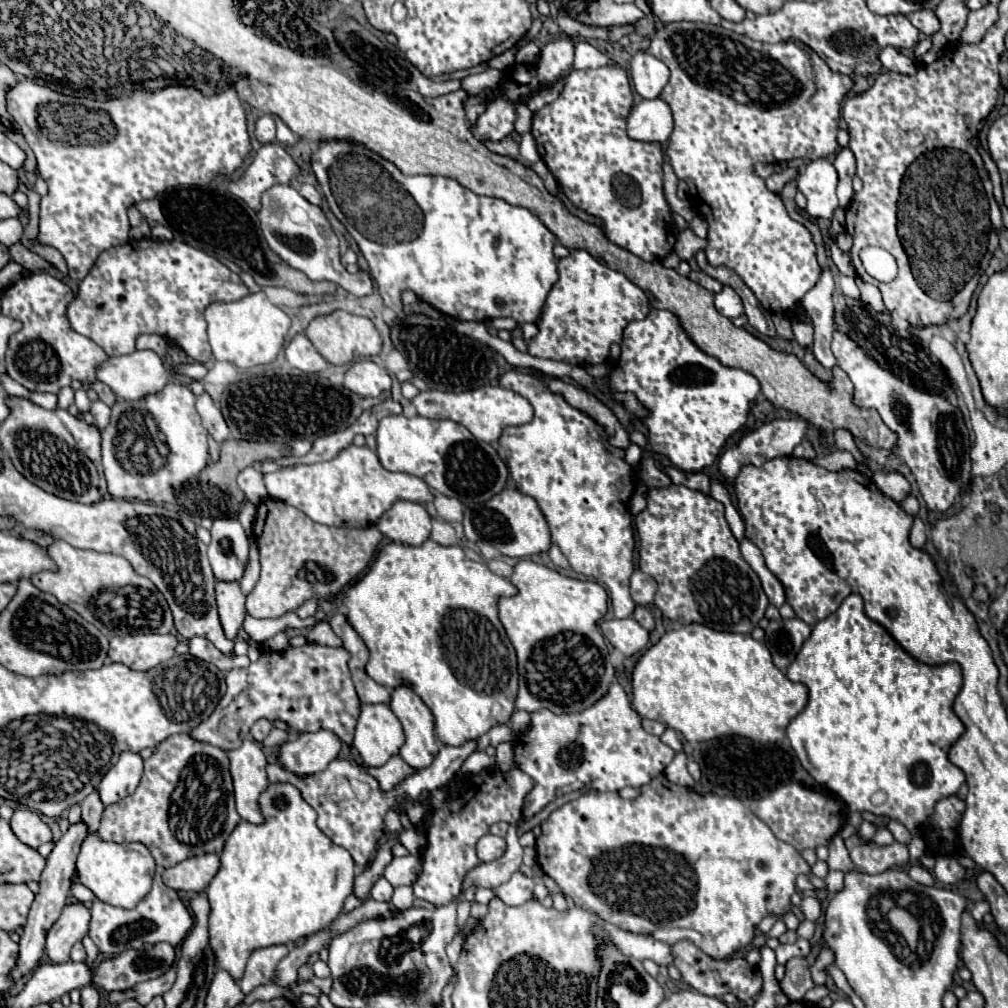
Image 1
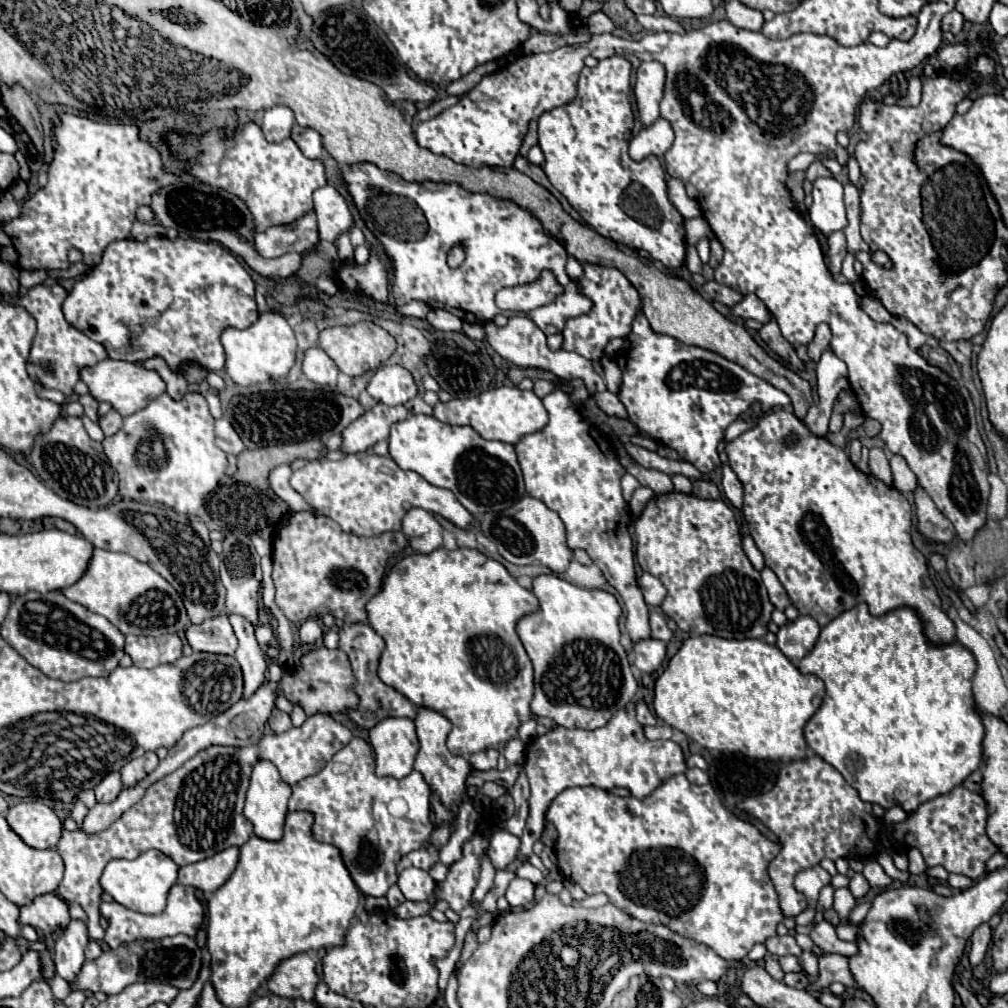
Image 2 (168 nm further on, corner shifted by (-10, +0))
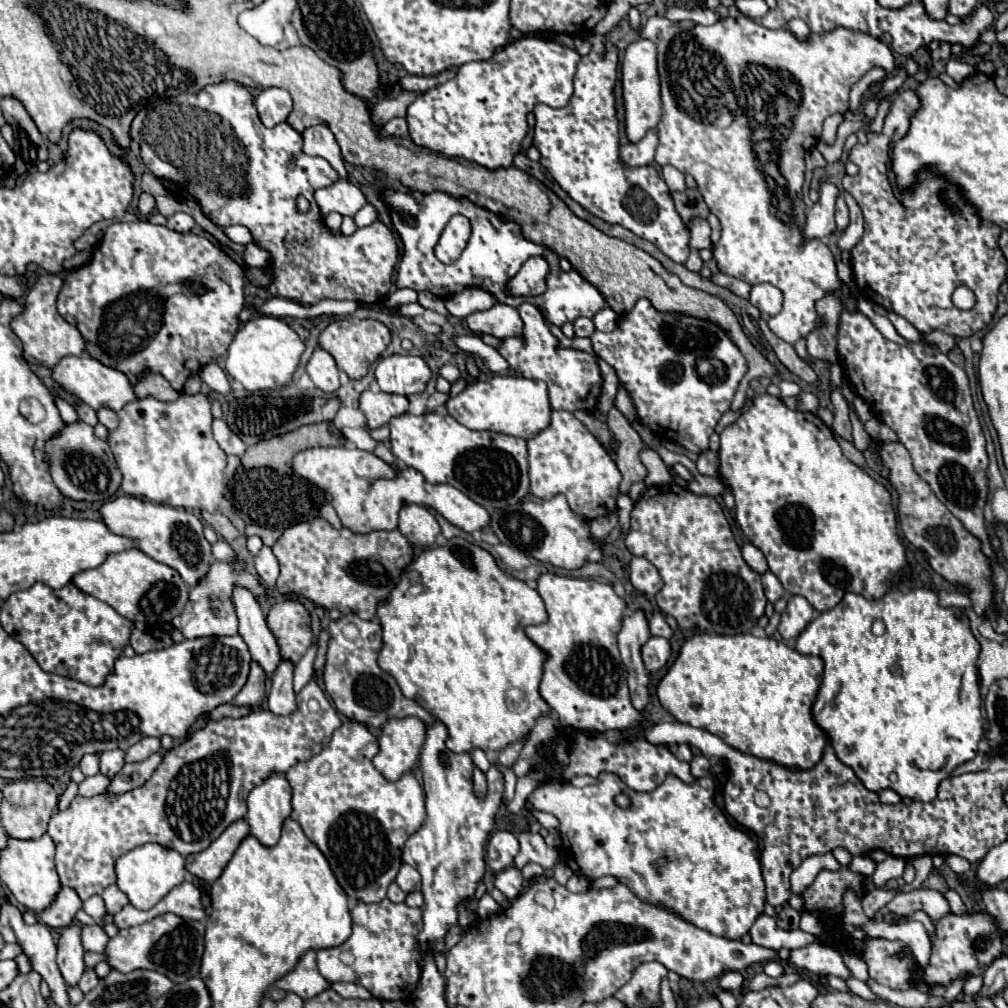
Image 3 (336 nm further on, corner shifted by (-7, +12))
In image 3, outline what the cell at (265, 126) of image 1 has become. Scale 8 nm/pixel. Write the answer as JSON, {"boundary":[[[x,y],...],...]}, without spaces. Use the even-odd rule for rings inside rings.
{"boundary":[[[264,89],[256,97],[256,107],[260,121],[266,127],[274,127],[288,119],[288,113],[292,111],[292,97],[284,89]]]}

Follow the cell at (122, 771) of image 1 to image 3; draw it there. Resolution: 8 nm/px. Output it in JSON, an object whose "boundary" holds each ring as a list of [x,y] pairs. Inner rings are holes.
{"boundary":[[[144,737],[144,739],[140,739],[136,745],[132,745],[132,747],[126,751],[126,761],[128,761],[128,763],[144,761],[144,759],[148,759],[152,753],[158,753],[158,751],[162,751],[160,739],[158,739],[158,737]]]}

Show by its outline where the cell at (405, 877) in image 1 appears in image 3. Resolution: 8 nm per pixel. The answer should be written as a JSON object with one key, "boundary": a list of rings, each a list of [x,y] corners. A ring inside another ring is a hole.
{"boundary":[[[404,863],[404,865],[400,867],[400,871],[398,871],[396,883],[398,883],[398,887],[400,887],[404,893],[420,891],[420,873],[418,873],[414,867],[408,867],[408,865]]]}

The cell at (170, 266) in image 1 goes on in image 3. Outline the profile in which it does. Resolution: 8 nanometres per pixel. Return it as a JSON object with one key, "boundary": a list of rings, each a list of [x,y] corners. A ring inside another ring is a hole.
{"boundary":[[[132,221],[132,223],[112,223],[98,249],[94,251],[92,255],[92,261],[88,265],[82,265],[80,269],[76,271],[70,271],[64,279],[64,287],[58,295],[58,313],[74,327],[78,327],[78,331],[82,333],[84,341],[86,341],[86,351],[88,355],[92,355],[94,359],[98,359],[100,363],[116,369],[116,371],[122,371],[124,375],[128,375],[128,381],[132,385],[138,383],[140,379],[140,373],[142,371],[156,371],[160,375],[164,375],[164,379],[168,379],[168,383],[176,389],[176,391],[184,391],[184,383],[190,375],[196,375],[204,365],[212,363],[214,359],[218,357],[224,357],[226,351],[228,351],[228,345],[234,337],[234,333],[238,331],[240,327],[240,321],[238,321],[238,313],[244,309],[244,273],[242,273],[242,267],[238,263],[234,263],[222,249],[218,249],[212,241],[208,241],[204,235],[194,235],[194,233],[186,233],[186,235],[180,235],[176,231],[170,231],[168,227],[162,227],[162,225],[152,225],[150,221]]]}

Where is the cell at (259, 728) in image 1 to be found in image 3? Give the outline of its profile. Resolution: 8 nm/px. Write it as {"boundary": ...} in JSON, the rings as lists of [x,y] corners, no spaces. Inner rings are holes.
{"boundary":[[[282,661],[268,693],[268,709],[274,715],[290,715],[296,711],[296,693],[292,689],[294,665],[290,661]]]}

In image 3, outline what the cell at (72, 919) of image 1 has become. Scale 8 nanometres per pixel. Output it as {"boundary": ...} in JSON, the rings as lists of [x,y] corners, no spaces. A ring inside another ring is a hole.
{"boundary":[[[70,925],[58,937],[58,967],[64,981],[76,987],[84,973],[84,947],[80,943],[80,927]]]}

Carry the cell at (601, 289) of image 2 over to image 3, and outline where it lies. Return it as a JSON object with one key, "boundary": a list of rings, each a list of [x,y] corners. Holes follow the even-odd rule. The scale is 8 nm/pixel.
{"boundary":[[[580,317],[580,319],[574,321],[574,331],[576,331],[578,337],[590,337],[594,333],[594,323],[590,319]]]}

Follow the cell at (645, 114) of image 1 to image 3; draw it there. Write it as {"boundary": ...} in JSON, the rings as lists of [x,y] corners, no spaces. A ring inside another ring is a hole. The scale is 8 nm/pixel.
{"boundary":[[[648,131],[646,137],[632,145],[632,143],[626,143],[624,147],[620,147],[620,161],[626,165],[626,167],[642,167],[642,165],[650,165],[654,161],[654,151],[656,151],[656,145],[658,145],[658,135],[656,131]]]}

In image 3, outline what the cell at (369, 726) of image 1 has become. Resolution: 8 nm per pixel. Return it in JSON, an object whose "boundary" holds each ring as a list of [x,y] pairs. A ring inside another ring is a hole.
{"boundary":[[[416,717],[390,719],[384,727],[378,743],[380,753],[374,757],[374,767],[384,779],[396,781],[406,773],[414,773],[414,765],[424,745],[424,723]]]}

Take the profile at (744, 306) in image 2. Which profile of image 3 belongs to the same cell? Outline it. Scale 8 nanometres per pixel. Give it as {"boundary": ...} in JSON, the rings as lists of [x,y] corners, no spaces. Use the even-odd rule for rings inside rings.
{"boundary":[[[760,283],[760,285],[752,287],[748,301],[754,307],[758,307],[764,315],[774,317],[782,309],[782,291],[776,289],[774,285],[770,285],[770,283]]]}

